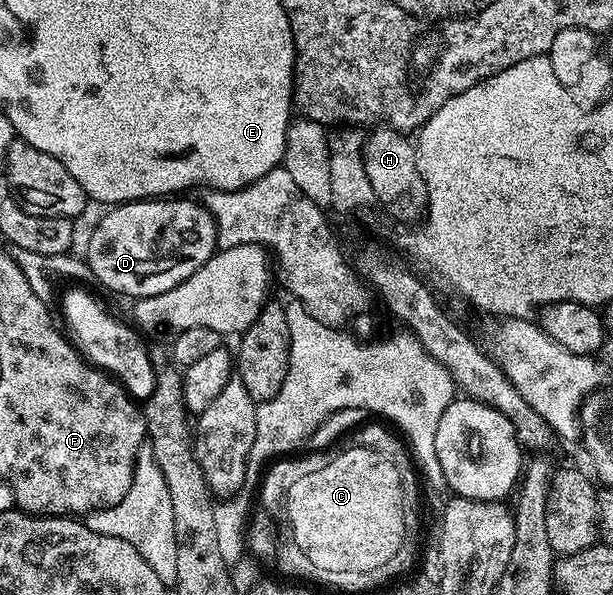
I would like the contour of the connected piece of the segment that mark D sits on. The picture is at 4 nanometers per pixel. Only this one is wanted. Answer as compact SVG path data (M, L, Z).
M145 199L111 206L88 237L86 260L97 282L131 299L178 287L217 252L216 225L199 200Z

